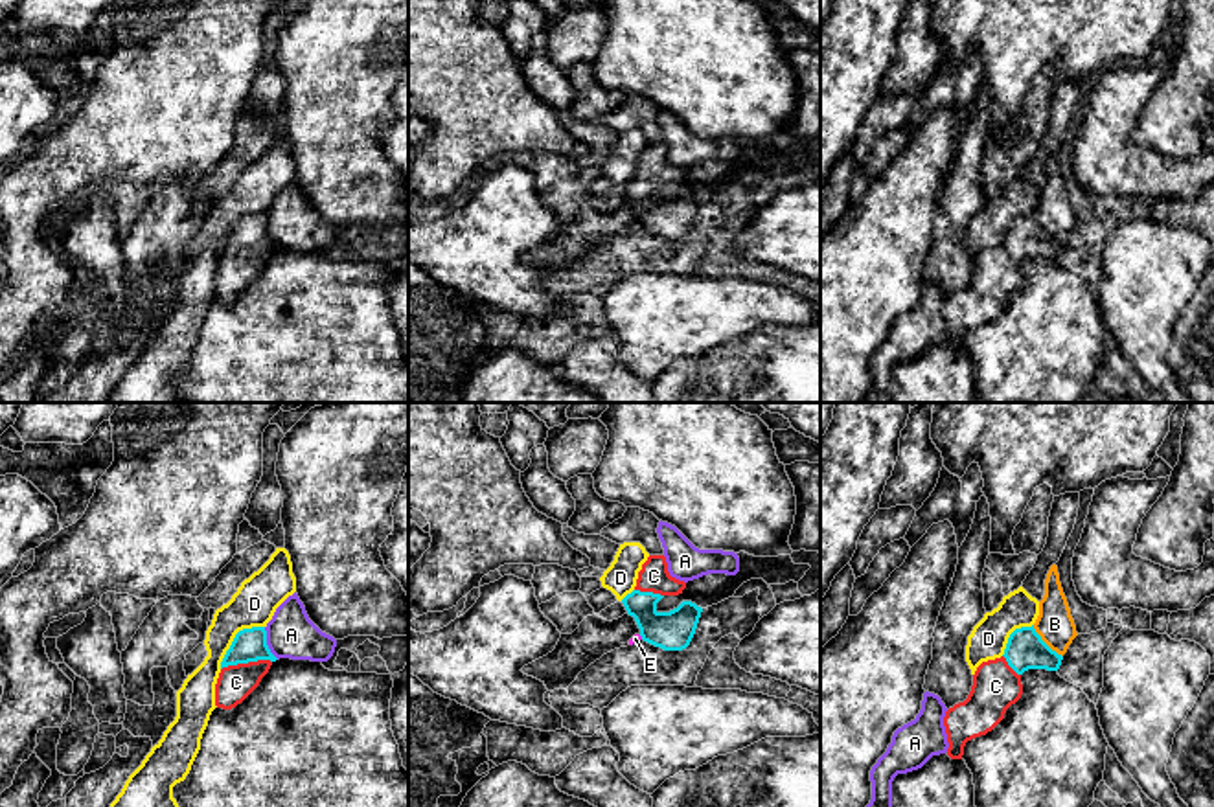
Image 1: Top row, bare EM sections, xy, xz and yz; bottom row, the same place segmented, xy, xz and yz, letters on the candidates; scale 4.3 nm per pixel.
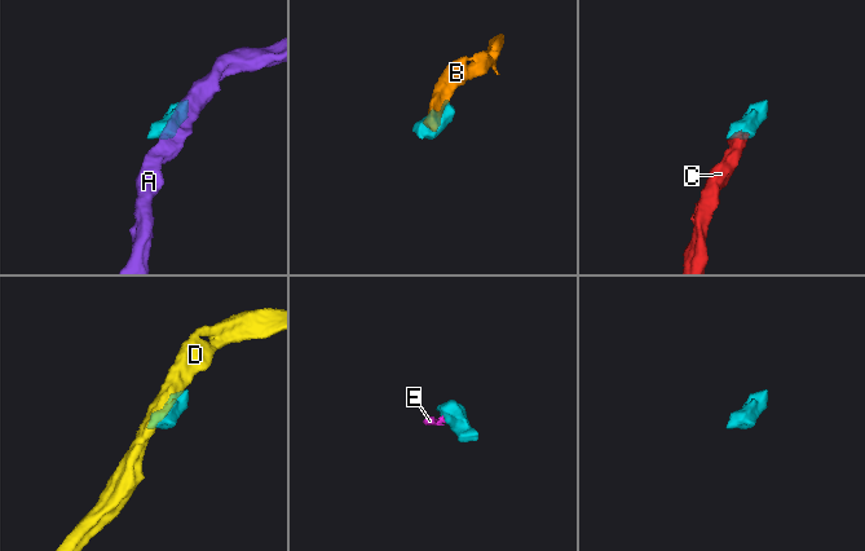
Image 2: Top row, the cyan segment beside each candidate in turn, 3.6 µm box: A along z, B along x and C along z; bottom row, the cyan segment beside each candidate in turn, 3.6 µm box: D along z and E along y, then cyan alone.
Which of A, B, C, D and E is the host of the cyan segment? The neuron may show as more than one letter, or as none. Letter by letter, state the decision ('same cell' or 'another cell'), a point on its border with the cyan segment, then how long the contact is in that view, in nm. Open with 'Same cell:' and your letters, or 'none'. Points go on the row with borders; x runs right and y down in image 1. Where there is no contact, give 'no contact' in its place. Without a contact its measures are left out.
Same cell: C
A: another cell | xy (265, 644) | 160 nm
B: another cell | yz (1043, 642) | 190 nm
C: same cell | xy (245, 662) | 220 nm
D: another cell | xy (234, 638) | 280 nm
E: another cell | xz (641, 635) | 30 nm

